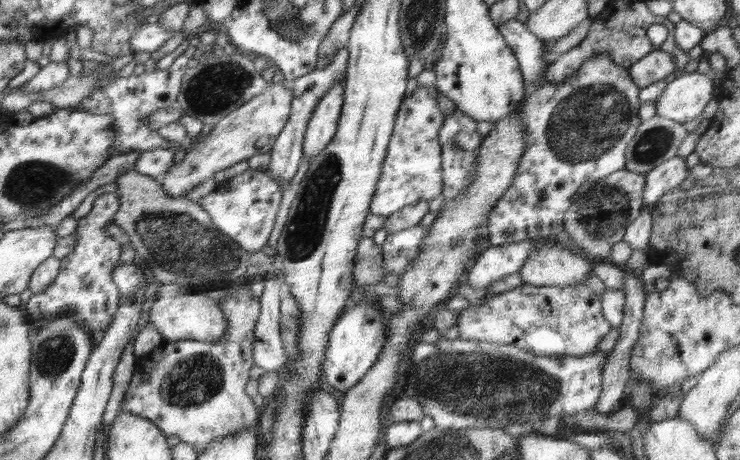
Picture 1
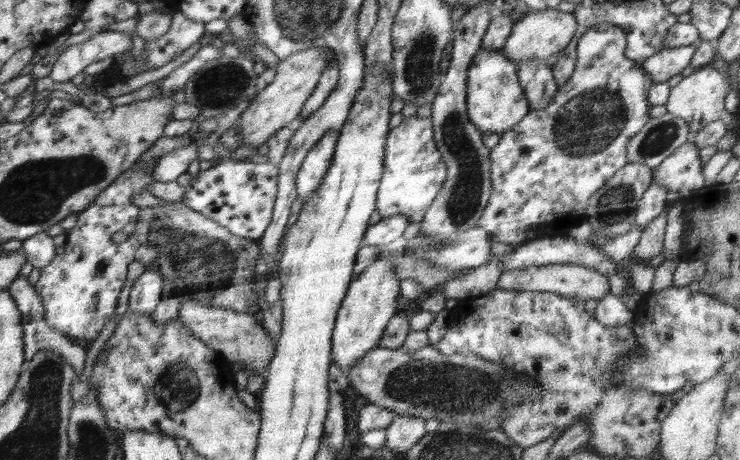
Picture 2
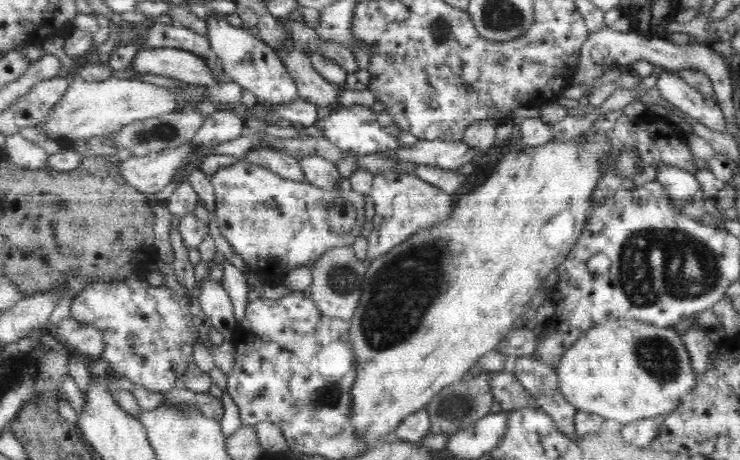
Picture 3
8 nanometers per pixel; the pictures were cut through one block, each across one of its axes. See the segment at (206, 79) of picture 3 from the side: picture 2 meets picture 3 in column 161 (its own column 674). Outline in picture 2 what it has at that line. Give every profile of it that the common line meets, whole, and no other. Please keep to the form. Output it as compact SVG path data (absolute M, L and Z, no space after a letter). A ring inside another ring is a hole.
M697 43L679 48L664 48L650 56L642 66L654 83L667 81L680 74L693 61L696 48Z

